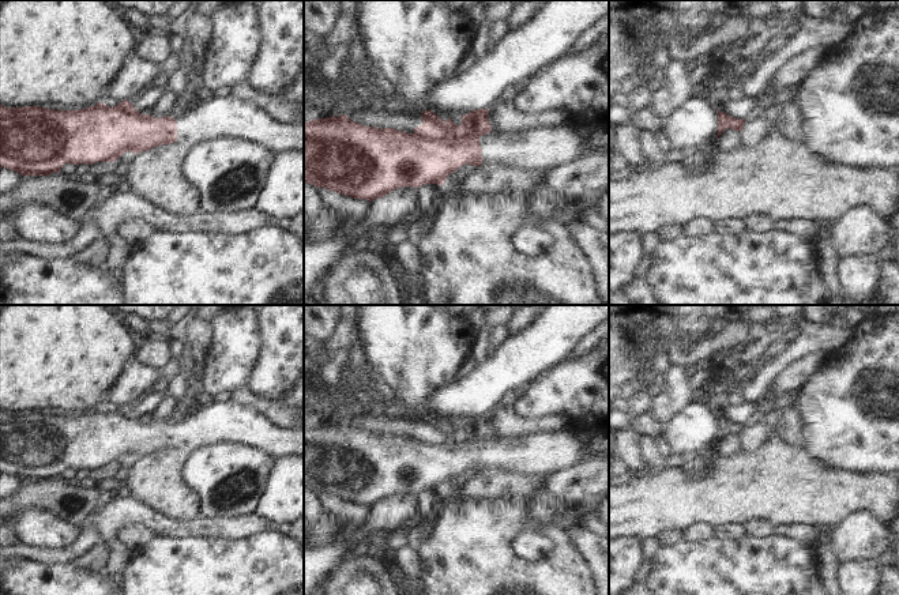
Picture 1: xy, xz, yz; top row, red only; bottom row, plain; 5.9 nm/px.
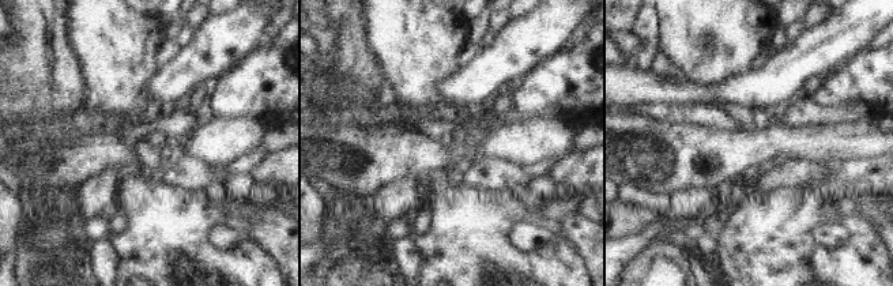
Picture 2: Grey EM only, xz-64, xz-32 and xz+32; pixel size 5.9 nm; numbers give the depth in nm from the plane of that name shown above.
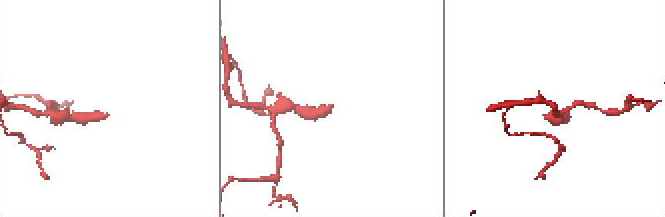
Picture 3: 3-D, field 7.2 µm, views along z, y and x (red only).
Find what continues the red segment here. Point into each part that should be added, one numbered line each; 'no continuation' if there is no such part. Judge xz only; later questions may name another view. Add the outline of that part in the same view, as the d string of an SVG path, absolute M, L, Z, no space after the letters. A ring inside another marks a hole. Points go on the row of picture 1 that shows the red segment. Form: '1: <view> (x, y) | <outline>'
1: xz (538, 147) | M572 124L539 127L479 138L482 163L497 163L524 172L584 163L609 150L587 151L584 138Z

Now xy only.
1: xy (221, 116) | M212 97L174 114L177 142L193 147L217 139L236 138L259 143L274 154L304 152L304 124L281 124L251 103L232 97Z

